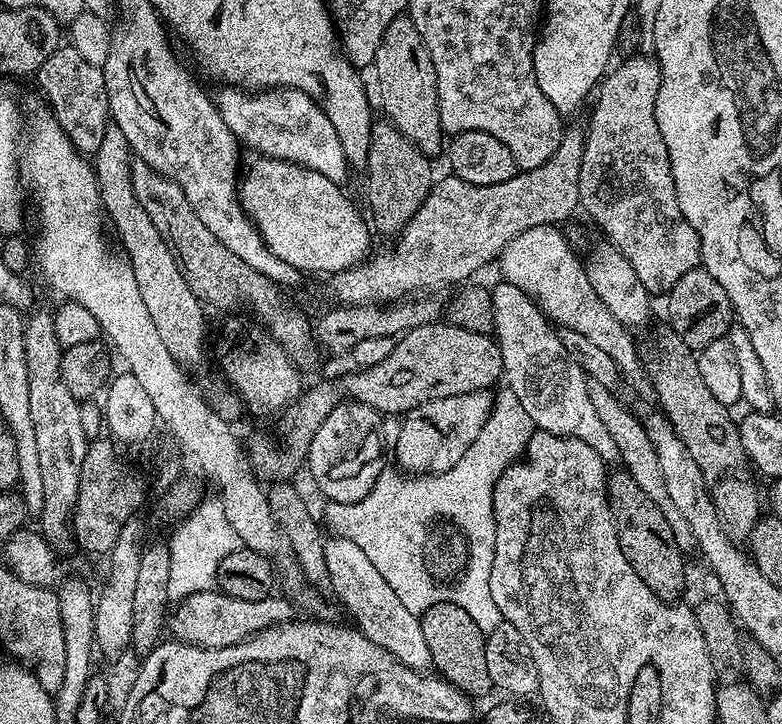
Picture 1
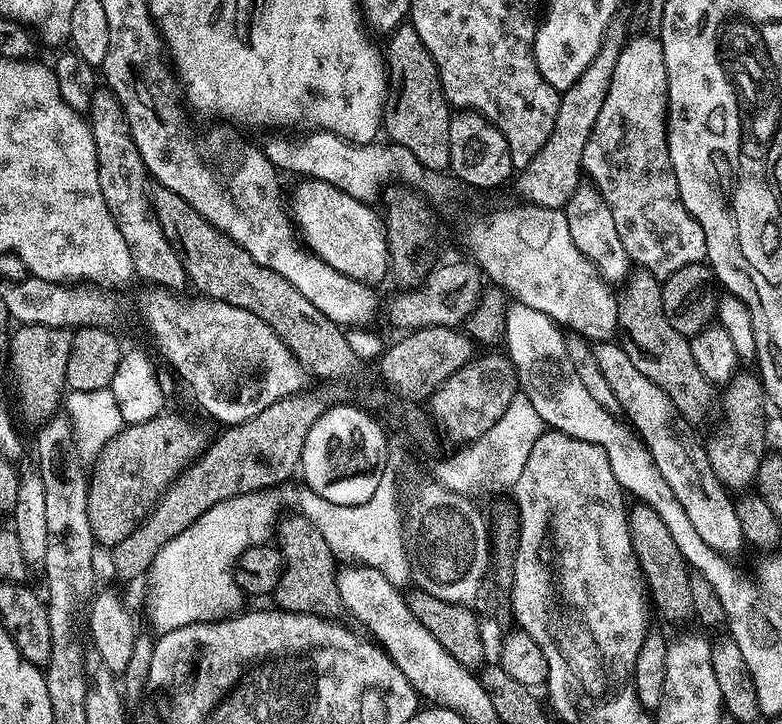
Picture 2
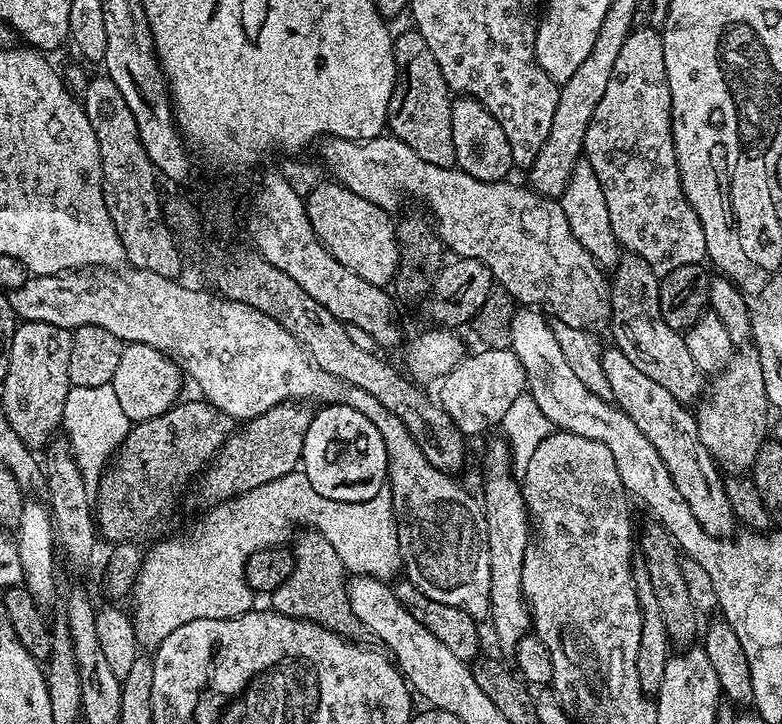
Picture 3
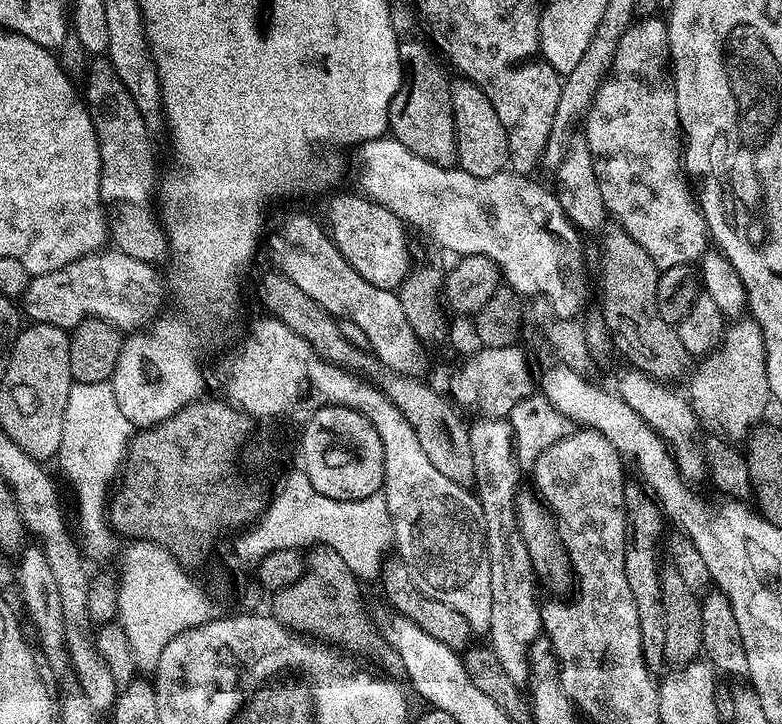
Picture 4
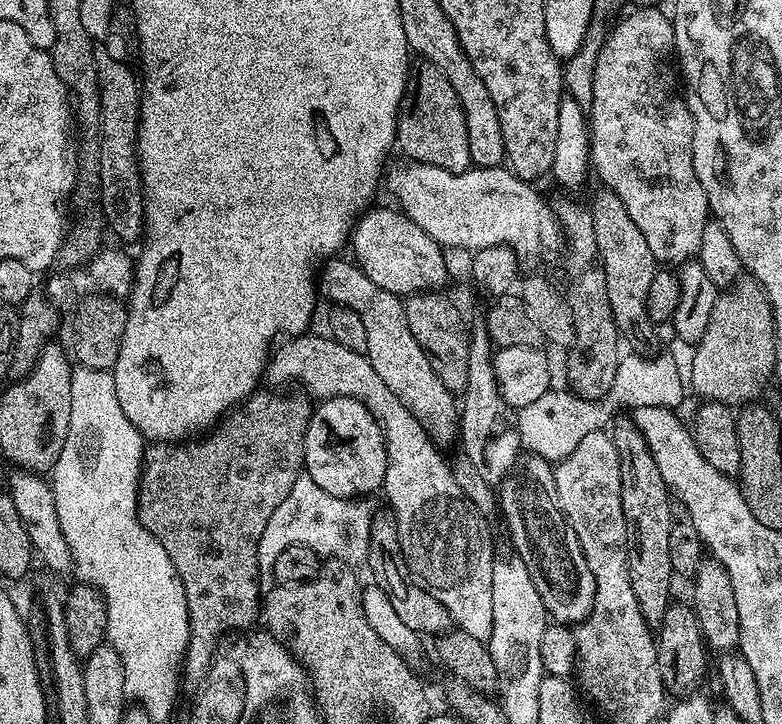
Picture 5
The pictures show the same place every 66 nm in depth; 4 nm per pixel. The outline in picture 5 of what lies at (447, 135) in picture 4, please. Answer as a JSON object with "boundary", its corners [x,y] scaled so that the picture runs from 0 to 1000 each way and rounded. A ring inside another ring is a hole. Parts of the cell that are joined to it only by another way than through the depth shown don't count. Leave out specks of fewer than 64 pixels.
{"boundary":[[[546,86],[533,87],[529,102],[523,104],[517,120],[517,140],[506,162],[506,199],[518,210],[523,222],[547,225],[575,238],[595,238],[605,231],[601,218],[601,196],[596,185],[596,163],[575,119],[575,108]]]}

